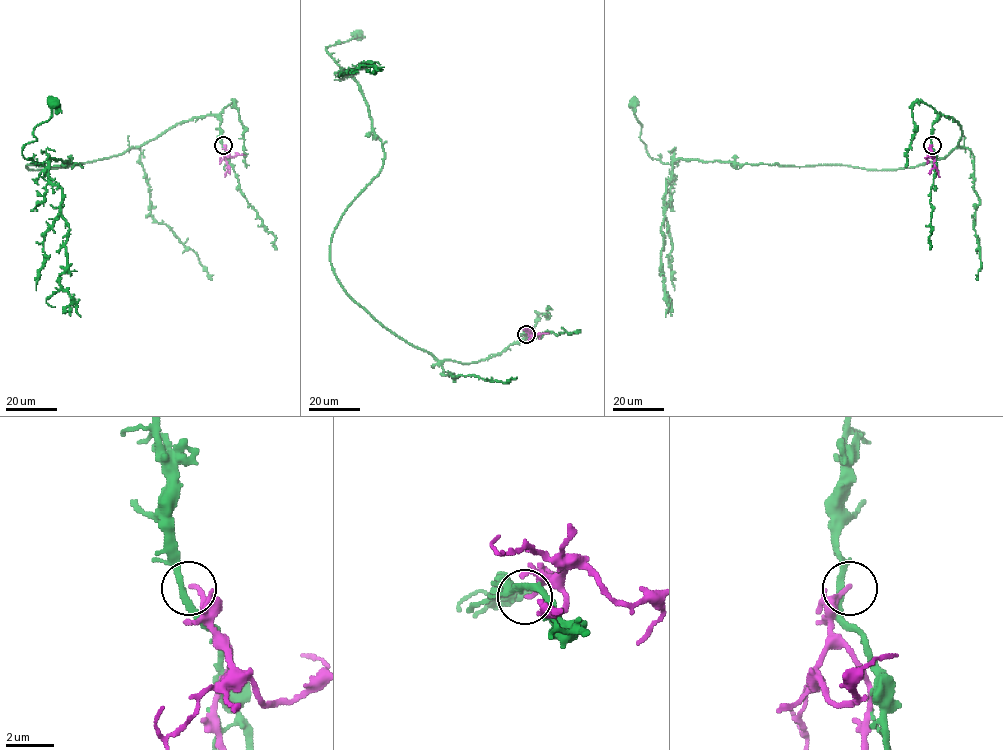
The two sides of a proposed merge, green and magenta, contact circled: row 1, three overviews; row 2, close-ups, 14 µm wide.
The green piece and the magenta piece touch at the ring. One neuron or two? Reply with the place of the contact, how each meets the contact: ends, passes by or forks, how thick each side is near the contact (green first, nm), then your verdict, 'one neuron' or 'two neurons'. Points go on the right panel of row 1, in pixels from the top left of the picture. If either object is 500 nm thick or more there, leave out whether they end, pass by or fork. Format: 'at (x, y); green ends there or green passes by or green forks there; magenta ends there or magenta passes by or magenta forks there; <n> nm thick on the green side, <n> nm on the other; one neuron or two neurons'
at (932, 145); green passes by; magenta ends there; 240 nm thick on the green side, 180 nm on the other; two neurons

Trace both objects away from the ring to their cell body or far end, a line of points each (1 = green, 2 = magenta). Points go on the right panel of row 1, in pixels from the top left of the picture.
1: (932, 145), (932, 126), (941, 115), (958, 123), (960, 147), (911, 167), (663, 163), (640, 139), (633, 103)
2: (932, 145), (930, 149), (939, 177)

